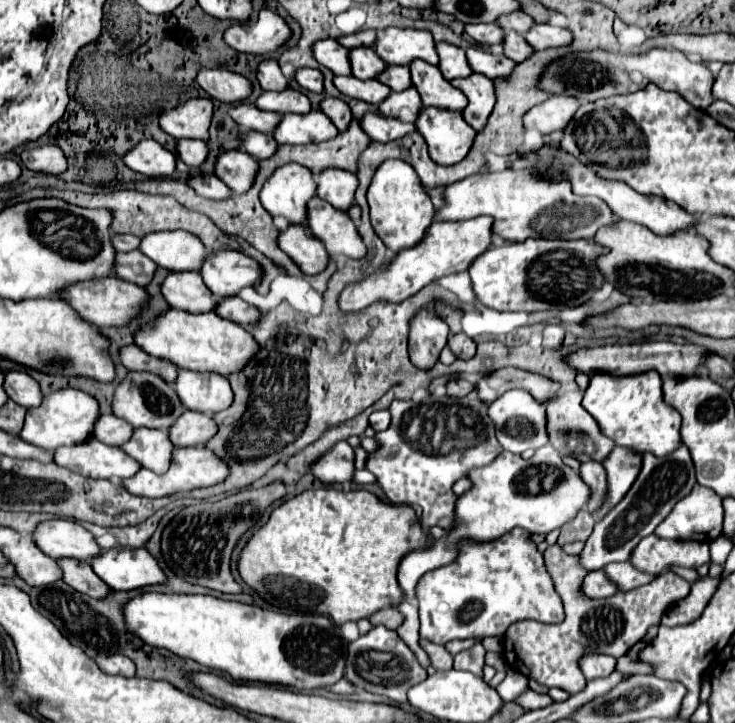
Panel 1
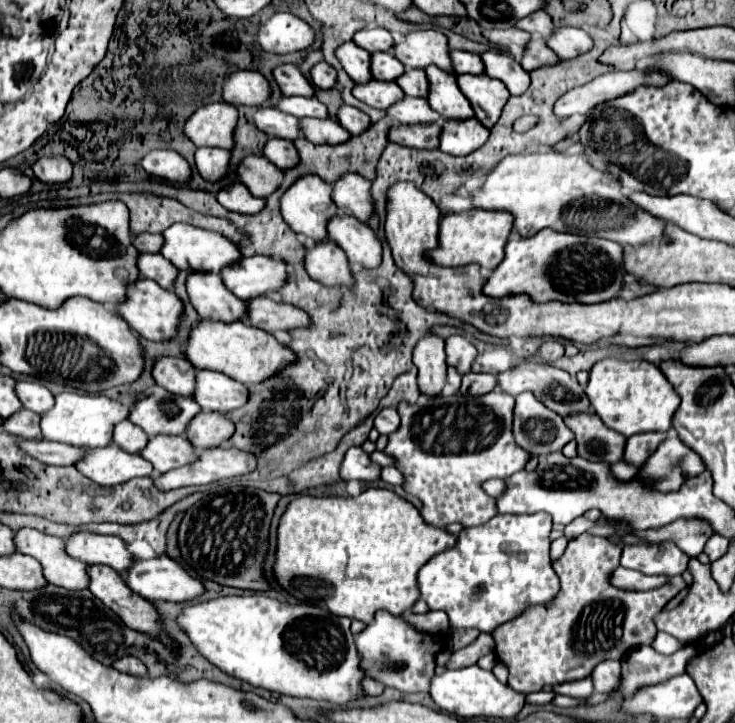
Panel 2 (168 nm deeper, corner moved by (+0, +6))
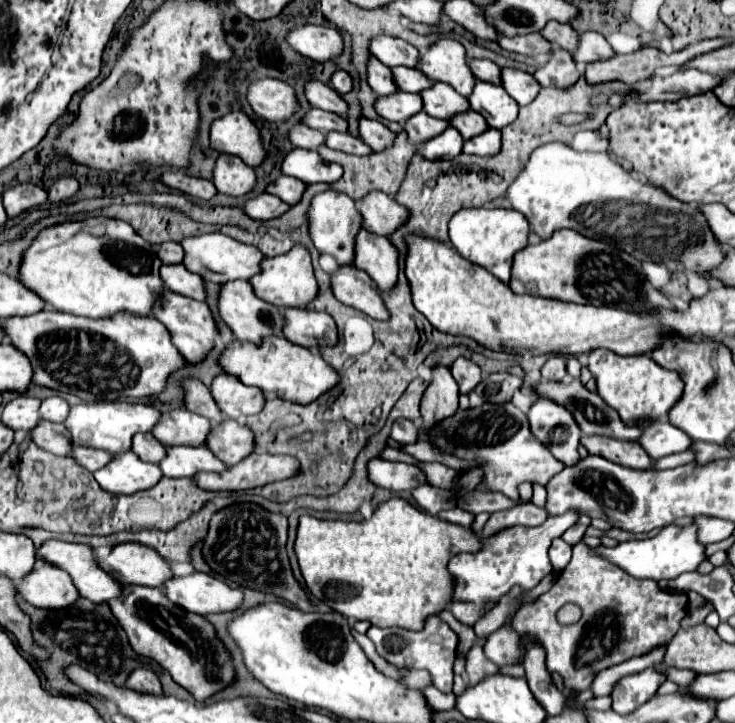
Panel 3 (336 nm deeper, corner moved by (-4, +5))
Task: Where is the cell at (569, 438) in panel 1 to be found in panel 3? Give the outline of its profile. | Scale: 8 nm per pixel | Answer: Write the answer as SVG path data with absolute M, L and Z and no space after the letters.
M584 436L582 446L594 456L602 456L626 468L638 468L638 470L654 468L654 460L646 456L646 450L638 442L622 442L604 436Z

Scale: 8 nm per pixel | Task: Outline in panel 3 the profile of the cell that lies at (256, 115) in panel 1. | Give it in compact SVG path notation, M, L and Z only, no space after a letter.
M296 124L290 130L290 142L296 148L306 148L306 150L318 150L324 144L326 136L314 128L308 128L304 124Z

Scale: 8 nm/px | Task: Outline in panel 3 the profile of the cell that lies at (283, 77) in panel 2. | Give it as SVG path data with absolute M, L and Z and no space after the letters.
M308 82L306 84L306 98L314 108L322 108L326 112L334 112L338 116L348 114L346 100L328 84L322 82Z

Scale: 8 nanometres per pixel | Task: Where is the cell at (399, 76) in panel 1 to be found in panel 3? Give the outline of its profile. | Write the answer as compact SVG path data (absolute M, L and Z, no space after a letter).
M434 82L434 88L428 88L426 92L420 94L424 100L424 110L440 120L450 122L456 114L468 112L468 100L464 96L460 96L458 92L454 92L454 88L450 88L448 84L442 82Z

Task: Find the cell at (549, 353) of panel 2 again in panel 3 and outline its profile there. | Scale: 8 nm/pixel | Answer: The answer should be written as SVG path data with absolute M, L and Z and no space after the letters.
M550 356L548 362L542 368L542 378L544 380L554 380L560 382L566 378L566 360L564 356Z

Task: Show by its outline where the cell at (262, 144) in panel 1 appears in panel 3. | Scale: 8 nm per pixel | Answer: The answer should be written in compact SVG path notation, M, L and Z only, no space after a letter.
M294 148L286 156L286 160L282 164L282 172L286 176L294 176L306 184L316 184L316 182L332 184L332 182L340 180L340 176L342 176L342 168L338 164L324 162L318 156L318 152L304 150L304 148Z

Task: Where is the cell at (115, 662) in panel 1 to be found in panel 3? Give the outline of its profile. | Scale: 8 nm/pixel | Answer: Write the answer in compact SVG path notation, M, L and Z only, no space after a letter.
M138 668L132 672L132 676L128 678L126 686L134 688L134 692L152 692L152 694L162 694L162 684L158 680L158 676L152 670L146 668Z

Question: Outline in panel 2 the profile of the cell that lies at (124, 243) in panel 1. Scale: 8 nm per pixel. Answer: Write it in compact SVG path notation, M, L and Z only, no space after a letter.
M142 233L142 235L136 235L134 237L134 247L142 253L142 251L148 251L148 253L158 253L160 247L162 247L164 239L162 235L152 235L152 233Z

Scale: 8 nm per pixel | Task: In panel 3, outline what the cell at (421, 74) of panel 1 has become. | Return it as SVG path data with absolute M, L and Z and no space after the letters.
M470 110L466 114L460 114L460 116L454 116L450 126L454 126L462 134L464 140L470 140L470 138L486 132L486 128L490 128L486 124L486 120L478 112L474 112L474 110Z

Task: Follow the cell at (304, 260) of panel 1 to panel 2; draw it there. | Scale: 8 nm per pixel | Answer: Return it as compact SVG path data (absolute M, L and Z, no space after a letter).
M330 239L316 241L314 247L306 249L304 267L312 275L312 279L318 279L324 285L354 283L344 251Z

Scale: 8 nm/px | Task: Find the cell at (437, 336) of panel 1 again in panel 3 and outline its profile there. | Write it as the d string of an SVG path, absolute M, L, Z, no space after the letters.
M438 366L432 370L432 382L422 398L422 428L432 428L444 416L452 416L458 410L458 384L454 384L448 368Z

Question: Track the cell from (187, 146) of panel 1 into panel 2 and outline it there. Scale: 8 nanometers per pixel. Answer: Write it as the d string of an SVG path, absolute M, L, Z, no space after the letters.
M198 147L194 153L196 159L196 167L198 173L206 179L206 181L218 181L220 177L226 175L228 169L228 159L230 159L230 151L226 149L210 149L210 147Z

